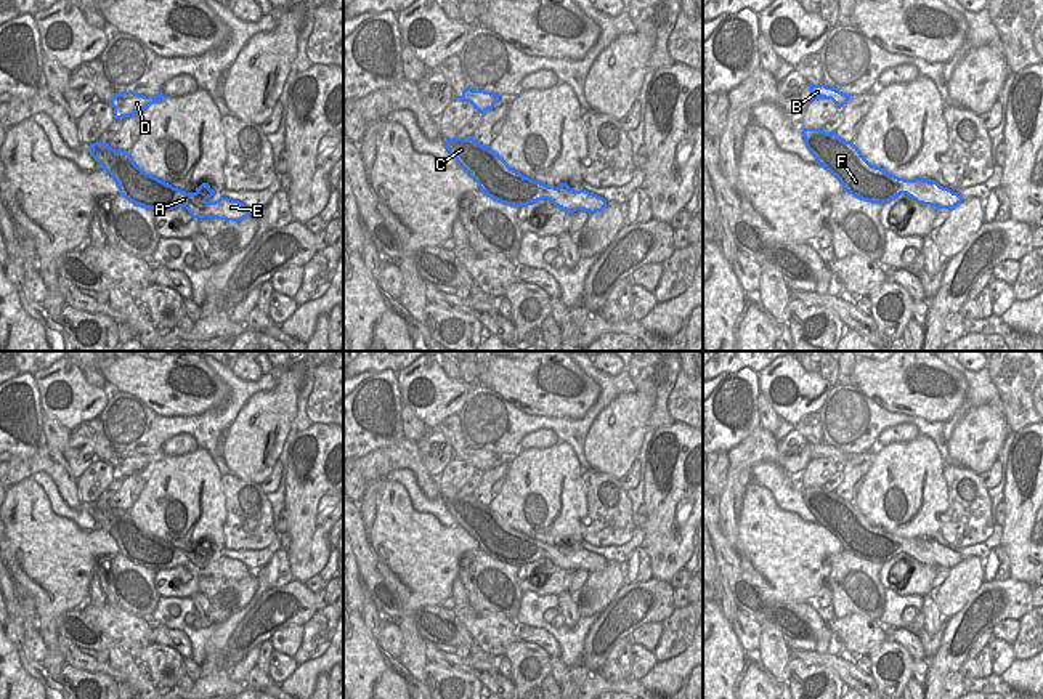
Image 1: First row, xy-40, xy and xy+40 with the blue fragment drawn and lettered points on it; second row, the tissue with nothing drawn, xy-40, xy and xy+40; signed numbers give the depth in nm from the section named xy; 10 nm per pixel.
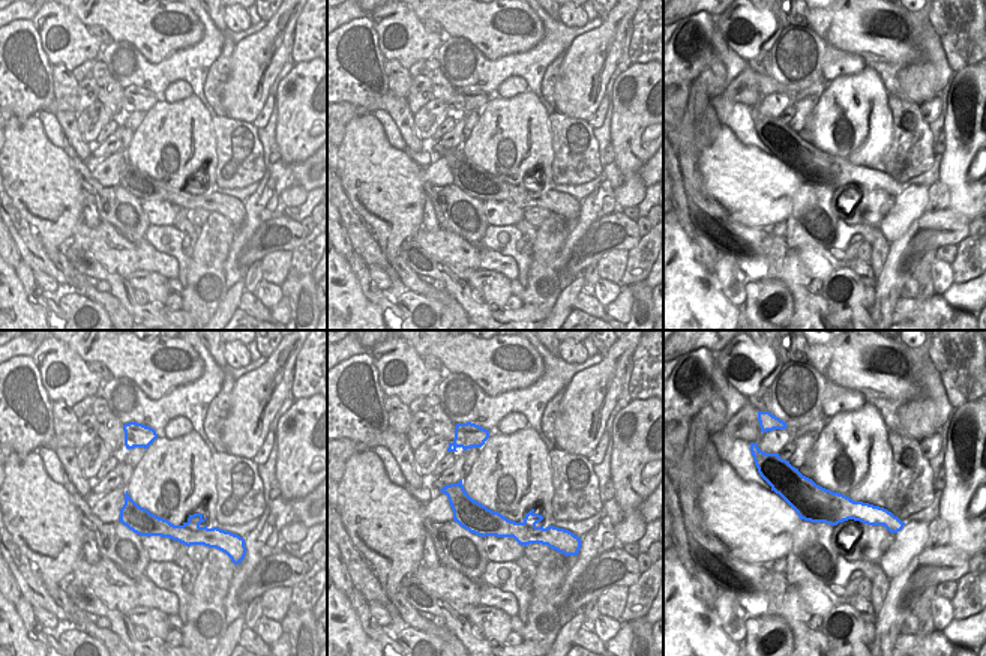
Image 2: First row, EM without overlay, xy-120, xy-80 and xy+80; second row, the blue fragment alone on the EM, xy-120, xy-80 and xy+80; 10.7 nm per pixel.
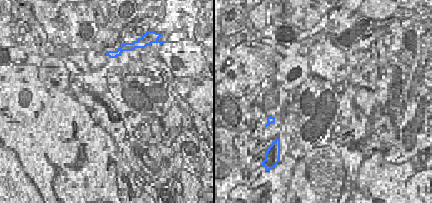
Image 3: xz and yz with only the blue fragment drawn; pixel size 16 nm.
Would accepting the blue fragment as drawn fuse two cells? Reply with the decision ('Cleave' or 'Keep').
Cleave

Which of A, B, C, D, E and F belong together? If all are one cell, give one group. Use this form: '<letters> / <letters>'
A B C E F / D

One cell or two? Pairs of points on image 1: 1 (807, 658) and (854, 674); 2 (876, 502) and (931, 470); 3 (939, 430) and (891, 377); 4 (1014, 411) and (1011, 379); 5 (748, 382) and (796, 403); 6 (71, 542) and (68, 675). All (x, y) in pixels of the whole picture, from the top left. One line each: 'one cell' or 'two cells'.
1: one cell
2: one cell
3: two cells
4: one cell
5: two cells
6: two cells

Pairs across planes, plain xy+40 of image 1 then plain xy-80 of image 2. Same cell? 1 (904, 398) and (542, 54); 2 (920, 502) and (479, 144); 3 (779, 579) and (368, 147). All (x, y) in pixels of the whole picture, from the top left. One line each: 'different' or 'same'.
1: different
2: same
3: same

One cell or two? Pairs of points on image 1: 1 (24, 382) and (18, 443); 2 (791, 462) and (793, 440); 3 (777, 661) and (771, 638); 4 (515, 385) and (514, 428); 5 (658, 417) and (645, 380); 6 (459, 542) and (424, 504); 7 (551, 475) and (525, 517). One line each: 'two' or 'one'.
1: one
2: one
3: one
4: two
5: one
6: two
7: one

